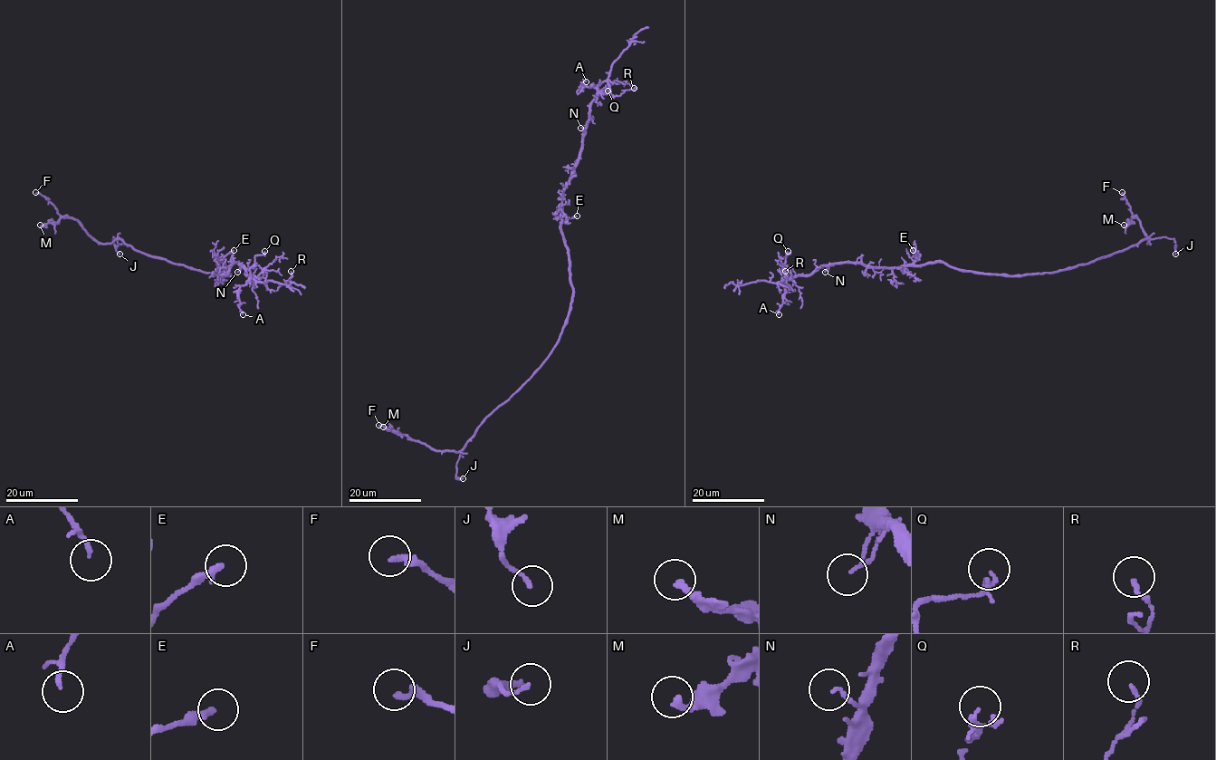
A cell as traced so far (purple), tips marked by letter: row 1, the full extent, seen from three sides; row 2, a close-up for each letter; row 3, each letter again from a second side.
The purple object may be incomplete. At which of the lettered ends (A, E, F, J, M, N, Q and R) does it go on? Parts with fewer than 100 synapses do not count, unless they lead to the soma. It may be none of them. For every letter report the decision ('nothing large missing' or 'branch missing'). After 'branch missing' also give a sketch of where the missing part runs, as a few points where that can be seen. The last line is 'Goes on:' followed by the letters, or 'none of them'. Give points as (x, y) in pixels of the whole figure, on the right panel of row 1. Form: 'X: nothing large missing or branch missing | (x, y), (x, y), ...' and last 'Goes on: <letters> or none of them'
A: nothing large missing
E: nothing large missing
F: nothing large missing
J: nothing large missing
M: nothing large missing
N: nothing large missing
Q: nothing large missing
R: nothing large missing
Goes on: none of them

